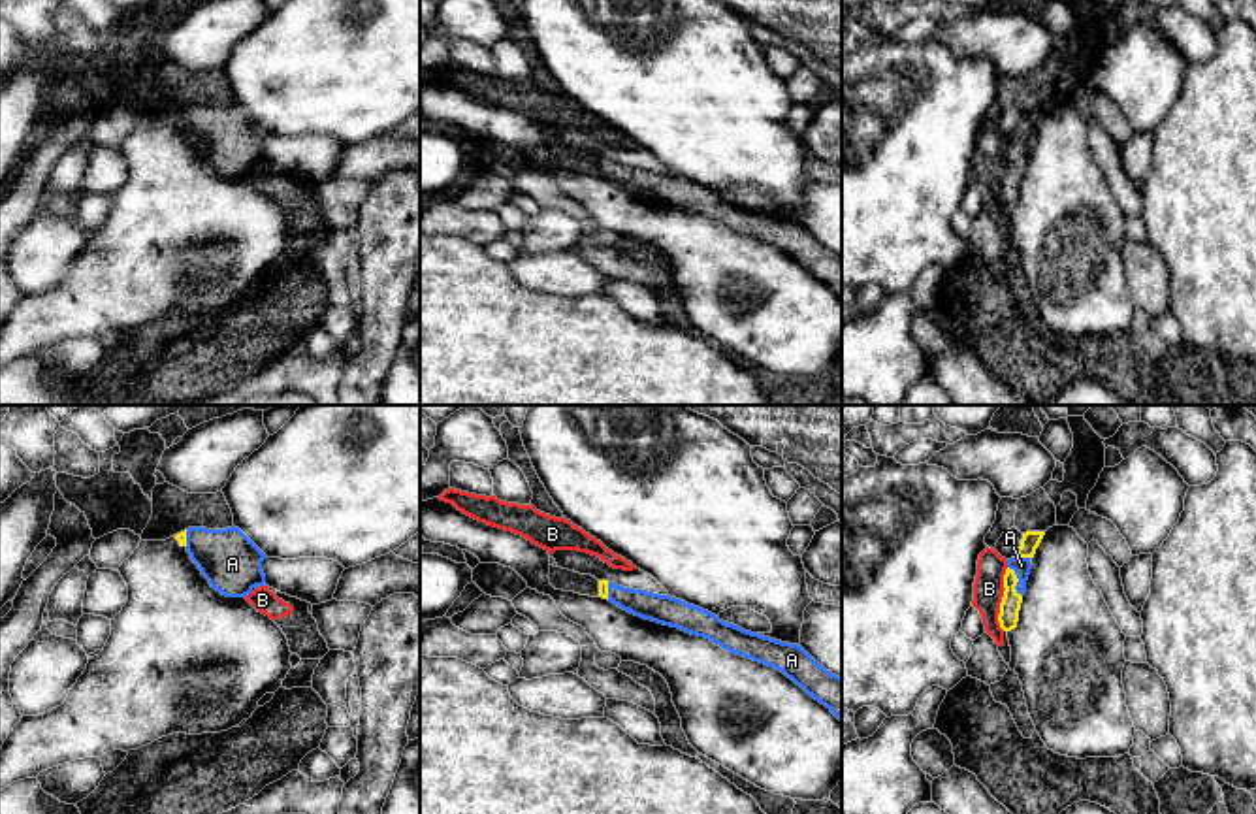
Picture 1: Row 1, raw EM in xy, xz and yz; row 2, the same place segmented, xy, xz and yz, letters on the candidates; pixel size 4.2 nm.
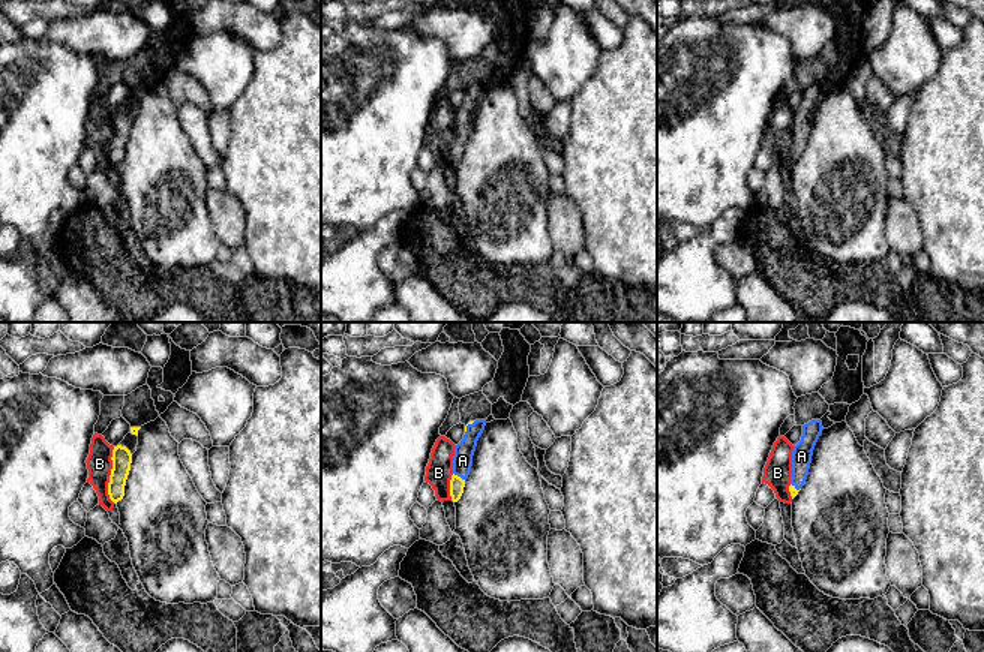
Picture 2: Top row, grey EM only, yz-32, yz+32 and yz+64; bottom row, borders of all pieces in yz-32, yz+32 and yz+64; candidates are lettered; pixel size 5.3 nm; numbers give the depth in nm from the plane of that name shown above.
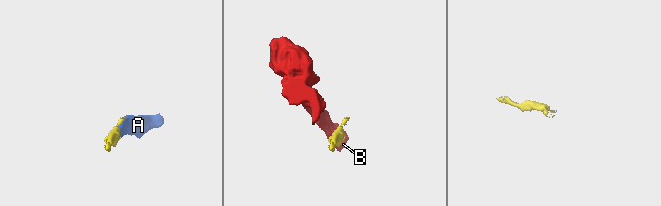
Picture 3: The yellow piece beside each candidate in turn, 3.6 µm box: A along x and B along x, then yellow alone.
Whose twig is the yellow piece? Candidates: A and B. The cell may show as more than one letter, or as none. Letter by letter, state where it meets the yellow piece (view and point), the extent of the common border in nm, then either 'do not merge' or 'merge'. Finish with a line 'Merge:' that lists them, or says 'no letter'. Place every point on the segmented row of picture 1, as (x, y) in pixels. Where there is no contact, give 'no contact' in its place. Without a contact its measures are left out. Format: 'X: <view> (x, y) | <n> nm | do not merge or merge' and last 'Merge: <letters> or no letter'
A: yz (1017, 581) | 150 nm | merge
B: yz (1002, 600) | 280 nm | do not merge
Merge: A

